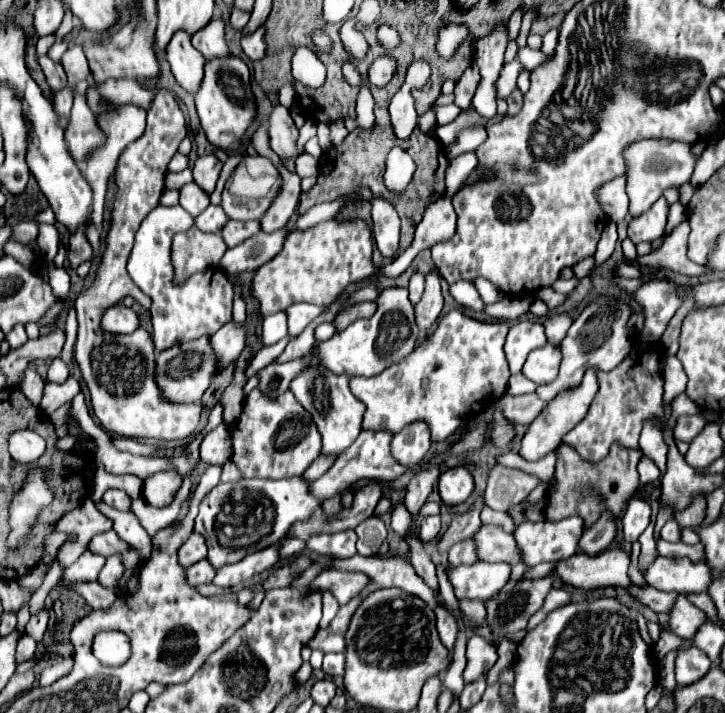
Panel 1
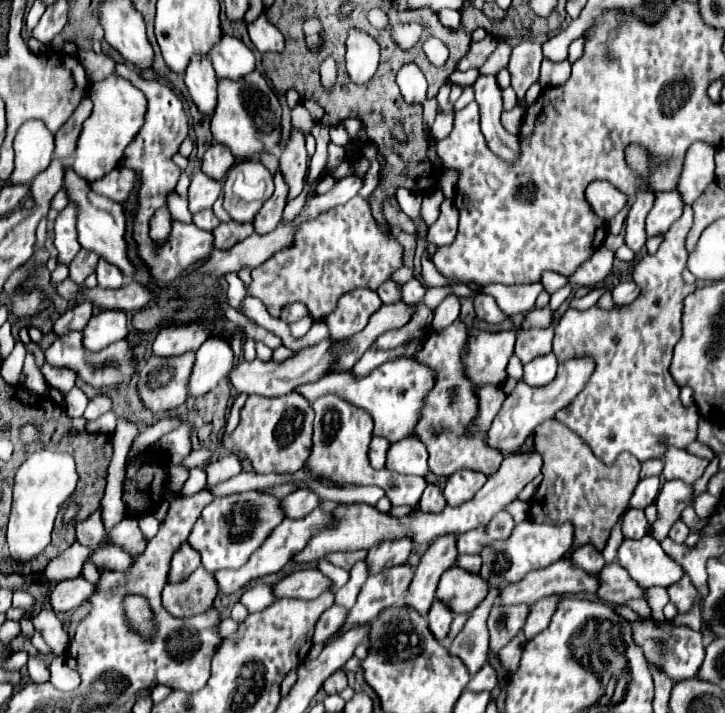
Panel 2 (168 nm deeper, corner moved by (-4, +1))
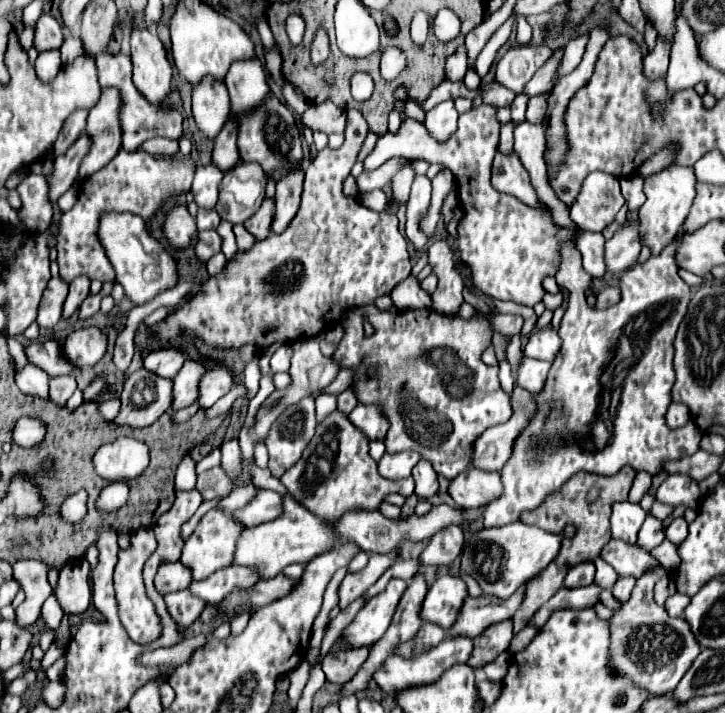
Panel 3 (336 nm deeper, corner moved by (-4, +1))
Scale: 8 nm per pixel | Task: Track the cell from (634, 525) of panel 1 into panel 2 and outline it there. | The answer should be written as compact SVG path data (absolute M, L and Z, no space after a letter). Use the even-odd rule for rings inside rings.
M632 508L626 512L624 516L624 524L622 524L622 532L624 538L642 538L648 534L648 520L644 516L644 510Z

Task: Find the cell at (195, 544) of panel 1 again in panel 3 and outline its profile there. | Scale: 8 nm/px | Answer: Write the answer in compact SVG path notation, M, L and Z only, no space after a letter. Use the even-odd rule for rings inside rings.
M168 562L158 568L154 582L156 582L156 590L164 596L168 592L186 590L192 582L192 574L186 566L180 566L180 562Z

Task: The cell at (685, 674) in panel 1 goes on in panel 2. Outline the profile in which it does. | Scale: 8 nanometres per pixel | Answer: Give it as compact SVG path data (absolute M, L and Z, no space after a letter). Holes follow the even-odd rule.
M652 620L638 622L638 624L632 624L632 626L634 626L634 638L636 638L636 642L640 642L640 648L644 650L644 656L650 664L656 664L658 668L662 668L676 682L694 678L698 674L702 660L704 660L702 632L694 632L690 628L684 628L684 626L674 628L668 622L658 626Z

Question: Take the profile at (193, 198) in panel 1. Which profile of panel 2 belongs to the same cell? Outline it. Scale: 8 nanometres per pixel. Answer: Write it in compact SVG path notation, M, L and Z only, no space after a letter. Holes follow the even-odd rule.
M196 172L192 176L190 188L188 188L188 208L190 208L190 212L196 214L204 208L212 208L220 190L222 190L222 182L208 178L204 172Z

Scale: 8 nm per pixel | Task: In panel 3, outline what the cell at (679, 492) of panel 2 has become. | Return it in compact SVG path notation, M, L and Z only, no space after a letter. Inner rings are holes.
M648 516L646 522L644 522L644 526L642 526L640 532L638 532L636 544L638 544L640 548L644 548L644 550L652 550L652 548L656 548L662 540L664 540L662 522L656 520L656 518L652 518L652 516Z

